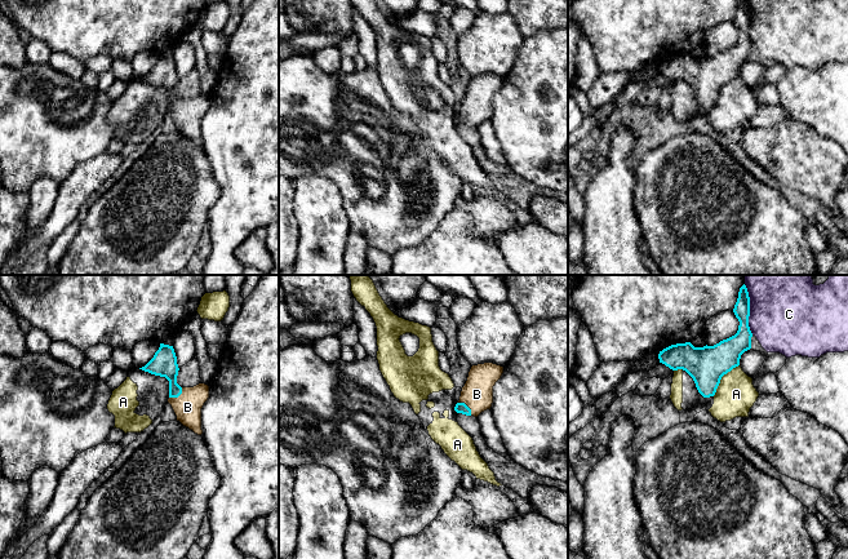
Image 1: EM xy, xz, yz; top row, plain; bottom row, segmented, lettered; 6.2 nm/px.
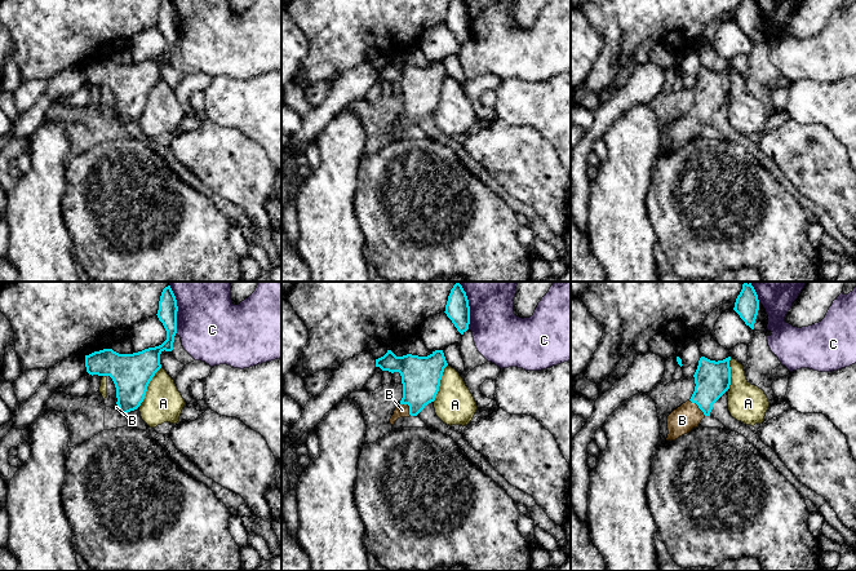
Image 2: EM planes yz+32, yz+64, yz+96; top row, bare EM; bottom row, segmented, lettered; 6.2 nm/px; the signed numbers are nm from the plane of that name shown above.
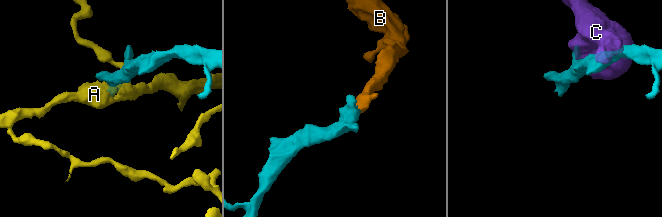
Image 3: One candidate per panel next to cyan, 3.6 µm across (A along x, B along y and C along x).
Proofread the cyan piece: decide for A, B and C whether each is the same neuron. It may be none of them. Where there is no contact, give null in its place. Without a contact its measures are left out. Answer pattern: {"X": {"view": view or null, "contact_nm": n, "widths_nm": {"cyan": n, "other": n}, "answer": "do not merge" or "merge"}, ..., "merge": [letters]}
{"A": {"view": "yz", "contact_nm": 260, "widths_nm": {"cyan": 240, "other": 240}, "answer": "do not merge"}, "B": {"view": "xz", "contact_nm": 130, "widths_nm": {"cyan": 70, "other": 190}, "answer": "merge"}, "C": {"view": "yz", "contact_nm": 300, "widths_nm": {"cyan": 140, "other": 400}, "answer": "do not merge"}, "merge": ["B"]}

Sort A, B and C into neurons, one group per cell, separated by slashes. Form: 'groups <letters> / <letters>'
groups A / B / C

